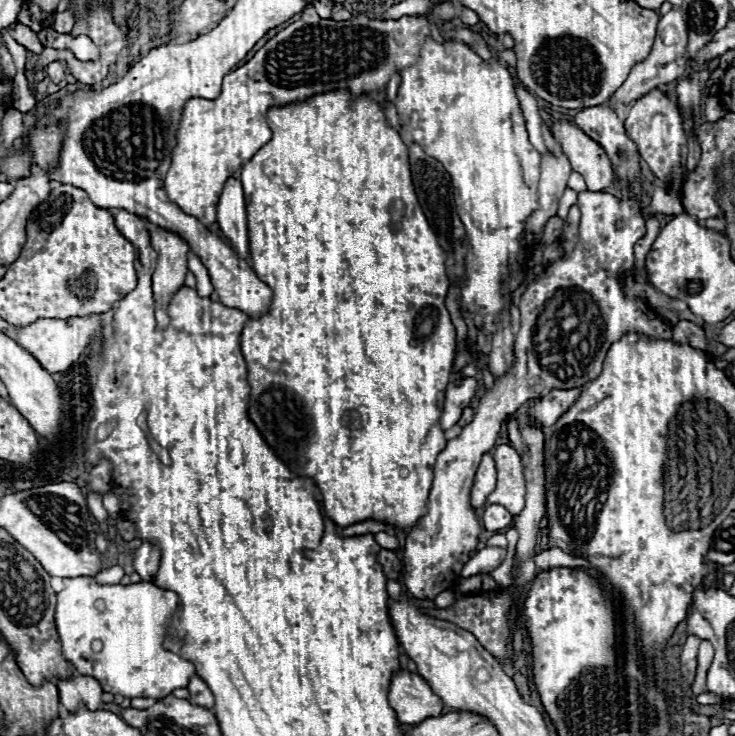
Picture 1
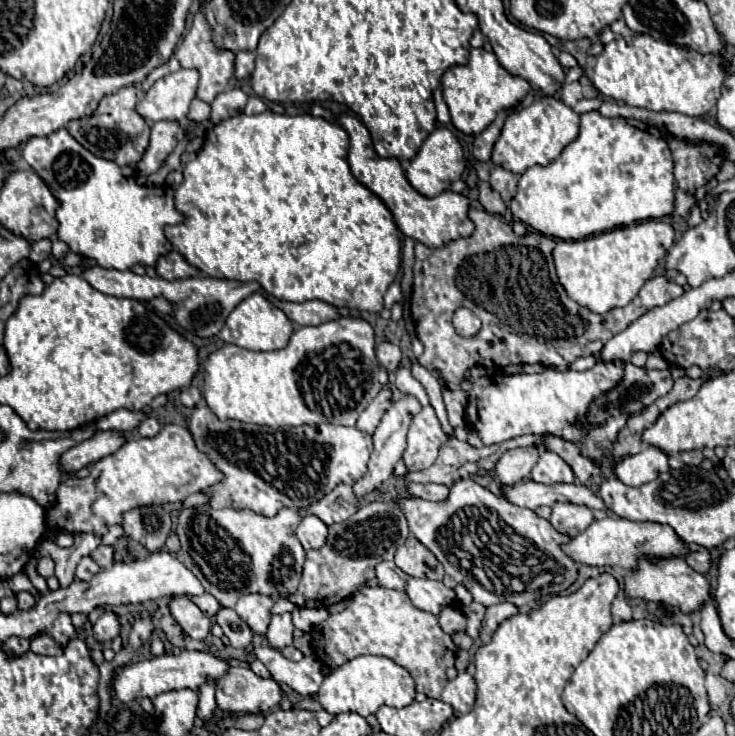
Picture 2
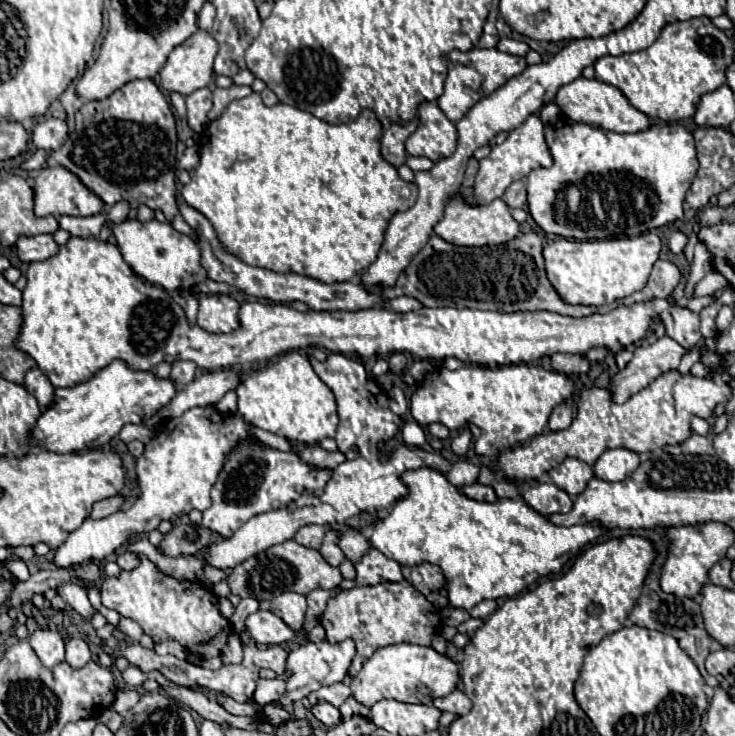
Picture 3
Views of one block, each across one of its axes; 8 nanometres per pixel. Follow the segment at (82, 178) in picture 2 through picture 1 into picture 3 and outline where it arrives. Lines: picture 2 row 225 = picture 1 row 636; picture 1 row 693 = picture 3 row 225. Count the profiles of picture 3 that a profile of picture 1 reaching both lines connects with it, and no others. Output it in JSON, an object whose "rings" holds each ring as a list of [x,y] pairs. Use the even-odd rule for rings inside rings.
{"rings":[[[126,218],[120,224],[112,222],[112,234],[124,256],[124,262],[142,278],[158,284],[166,290],[190,290],[194,284],[206,280],[206,270],[200,264],[200,250],[196,242],[178,230],[170,222],[158,222],[156,218],[140,222],[136,218]]]}

